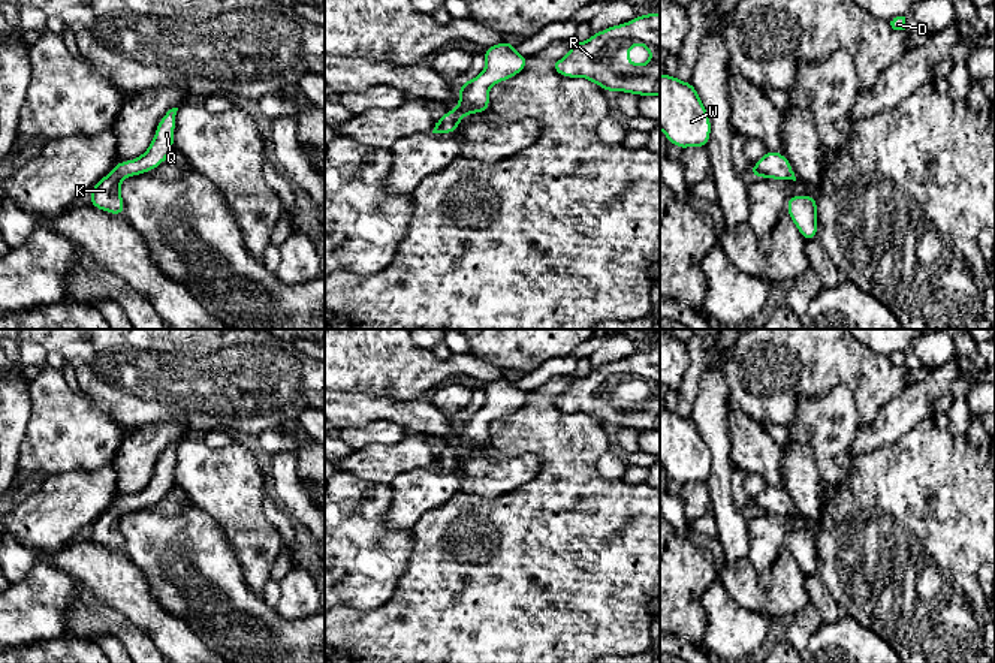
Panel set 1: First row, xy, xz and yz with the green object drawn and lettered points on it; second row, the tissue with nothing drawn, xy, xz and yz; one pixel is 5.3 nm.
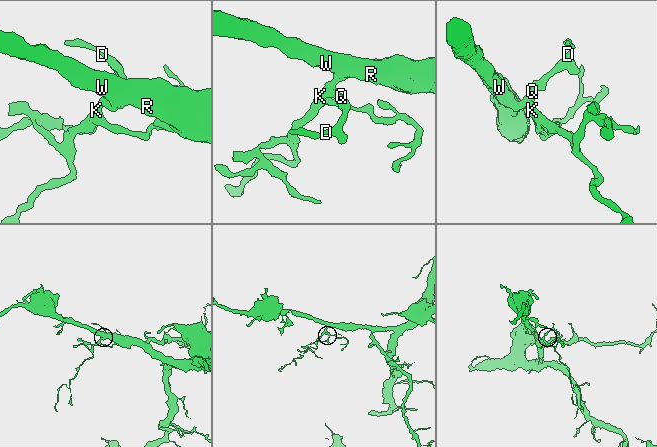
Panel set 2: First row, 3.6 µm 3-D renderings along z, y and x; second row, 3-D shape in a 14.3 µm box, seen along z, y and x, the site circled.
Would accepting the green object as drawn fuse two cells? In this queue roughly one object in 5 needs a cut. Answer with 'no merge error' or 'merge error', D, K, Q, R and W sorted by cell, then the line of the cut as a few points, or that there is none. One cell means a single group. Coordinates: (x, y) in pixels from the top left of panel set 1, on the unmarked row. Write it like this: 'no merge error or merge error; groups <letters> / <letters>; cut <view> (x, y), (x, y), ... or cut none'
no merge error; groups D K Q R W; cut none

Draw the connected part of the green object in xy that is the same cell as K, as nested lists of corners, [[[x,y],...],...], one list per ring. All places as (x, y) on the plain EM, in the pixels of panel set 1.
[[[172,443],[162,452],[153,477],[142,491],[115,498],[112,507],[96,518],[88,534],[94,543],[124,552],[121,516],[156,504],[171,491],[177,446],[178,443]]]

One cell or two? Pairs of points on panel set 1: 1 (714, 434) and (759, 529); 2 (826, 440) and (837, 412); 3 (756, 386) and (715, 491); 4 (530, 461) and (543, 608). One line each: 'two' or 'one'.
1: two
2: one
3: two
4: two

